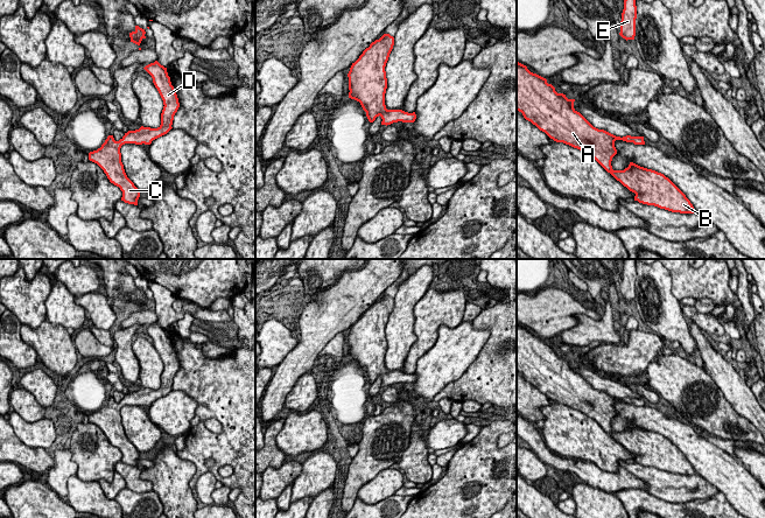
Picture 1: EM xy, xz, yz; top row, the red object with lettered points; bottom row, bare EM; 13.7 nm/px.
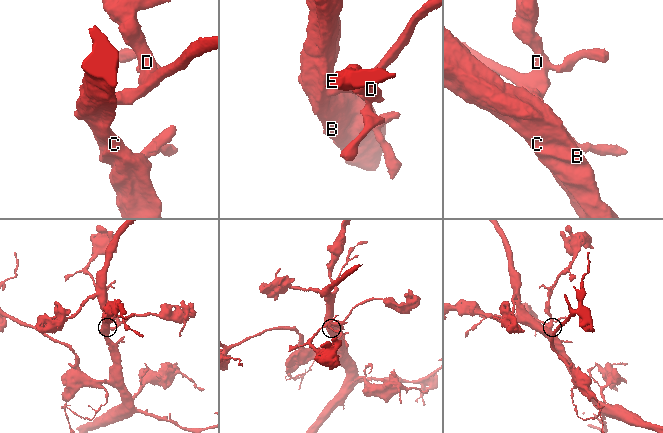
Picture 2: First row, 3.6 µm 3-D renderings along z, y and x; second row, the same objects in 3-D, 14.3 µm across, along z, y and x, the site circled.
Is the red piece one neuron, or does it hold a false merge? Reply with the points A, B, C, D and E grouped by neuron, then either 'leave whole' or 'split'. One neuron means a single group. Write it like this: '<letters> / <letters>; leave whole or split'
A B C D E; leave whole

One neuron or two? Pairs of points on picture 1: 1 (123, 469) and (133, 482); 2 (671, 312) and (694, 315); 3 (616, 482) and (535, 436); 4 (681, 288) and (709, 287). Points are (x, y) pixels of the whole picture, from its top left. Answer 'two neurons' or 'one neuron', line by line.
1: one neuron
2: two neurons
3: one neuron
4: one neuron

